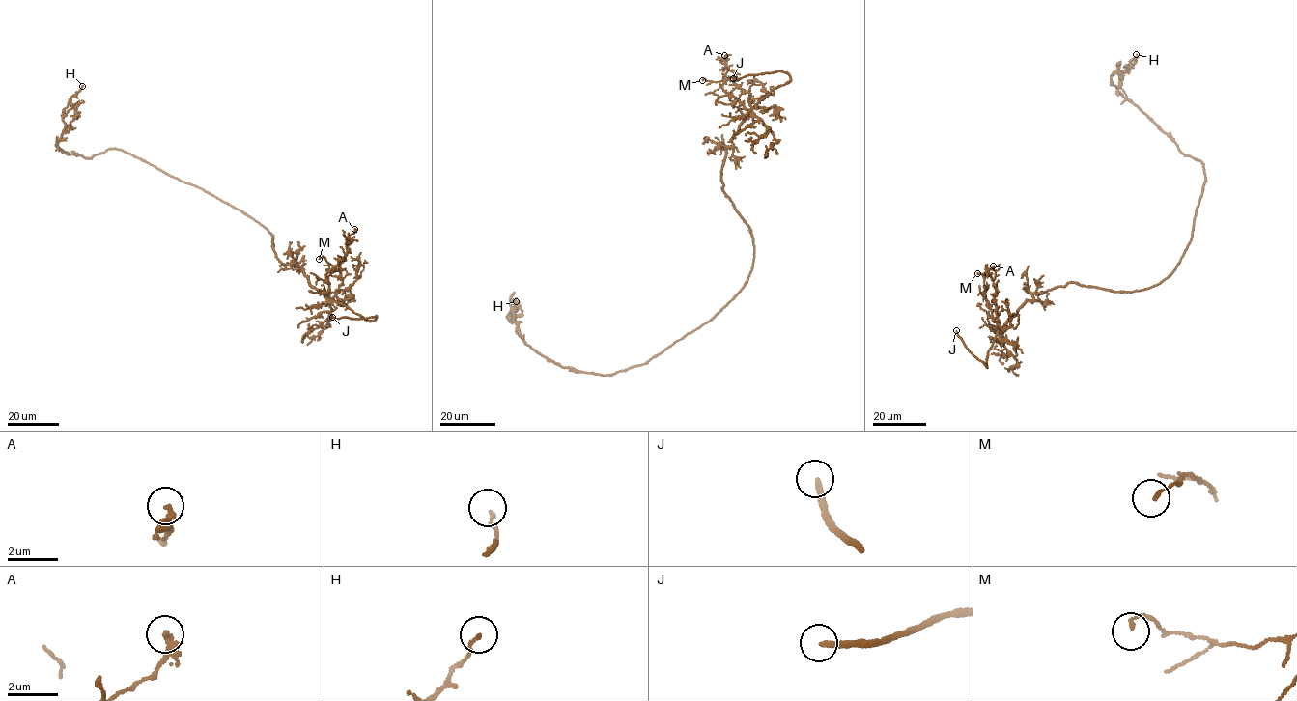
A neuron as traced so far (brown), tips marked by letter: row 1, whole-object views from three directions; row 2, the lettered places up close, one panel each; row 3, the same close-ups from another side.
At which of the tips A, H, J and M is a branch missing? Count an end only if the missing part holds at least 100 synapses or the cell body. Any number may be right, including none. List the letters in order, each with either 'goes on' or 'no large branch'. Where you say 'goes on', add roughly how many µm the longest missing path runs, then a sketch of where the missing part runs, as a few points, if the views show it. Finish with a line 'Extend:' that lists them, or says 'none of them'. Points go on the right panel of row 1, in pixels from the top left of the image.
A: no large branch
H: no large branch
J: goes on; about 15 µm are missing; missing branch runs (956, 330), (956, 318), (946, 311)
M: no large branch
Extend: J

